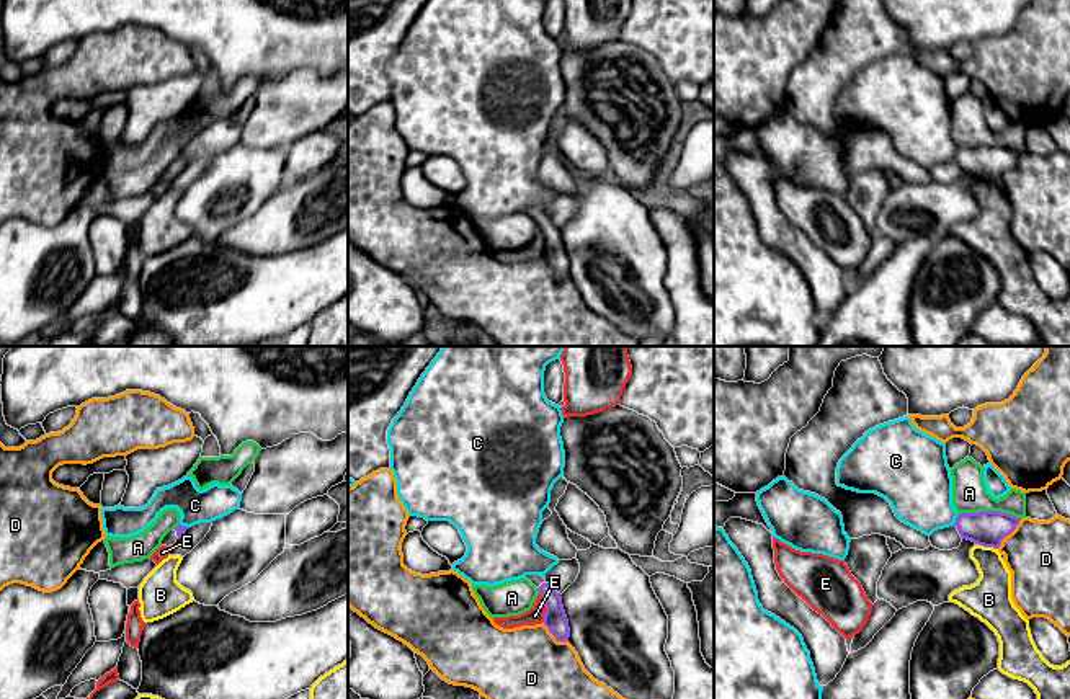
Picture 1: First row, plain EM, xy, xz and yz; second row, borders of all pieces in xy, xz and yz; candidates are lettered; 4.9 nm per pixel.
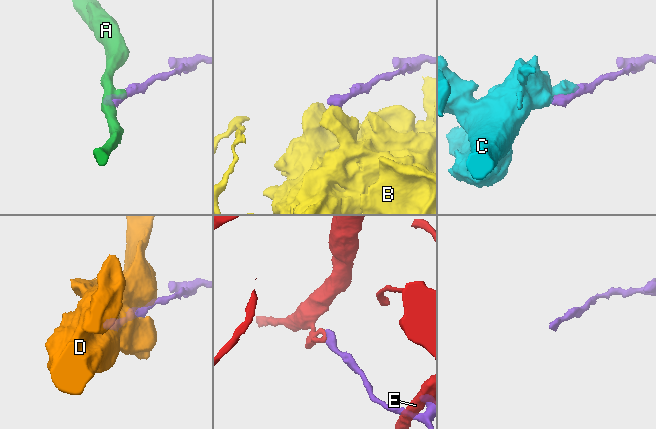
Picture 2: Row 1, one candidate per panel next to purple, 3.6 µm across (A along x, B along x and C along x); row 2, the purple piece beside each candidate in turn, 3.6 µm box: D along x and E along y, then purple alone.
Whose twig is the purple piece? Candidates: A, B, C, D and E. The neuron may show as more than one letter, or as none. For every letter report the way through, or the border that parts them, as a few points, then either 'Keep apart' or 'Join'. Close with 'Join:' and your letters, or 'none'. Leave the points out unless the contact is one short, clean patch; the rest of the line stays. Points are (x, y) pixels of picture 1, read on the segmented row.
A: Boundary: yz (958, 513), (1007, 512), (1020, 520). Keep apart
B: Boundary: yz (977, 543), (997, 549). Keep apart
C: Keep apart
D: Keep apart
E: Boundary: xz (539, 593), (544, 603), (544, 621). Keep apart
Join: none

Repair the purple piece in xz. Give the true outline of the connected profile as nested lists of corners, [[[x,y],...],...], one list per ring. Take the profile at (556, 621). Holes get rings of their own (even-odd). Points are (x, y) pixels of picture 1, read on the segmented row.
[[[526,575],[542,596],[546,614],[544,626],[557,642],[568,642],[570,629],[562,606],[560,593],[557,593],[541,575]]]

